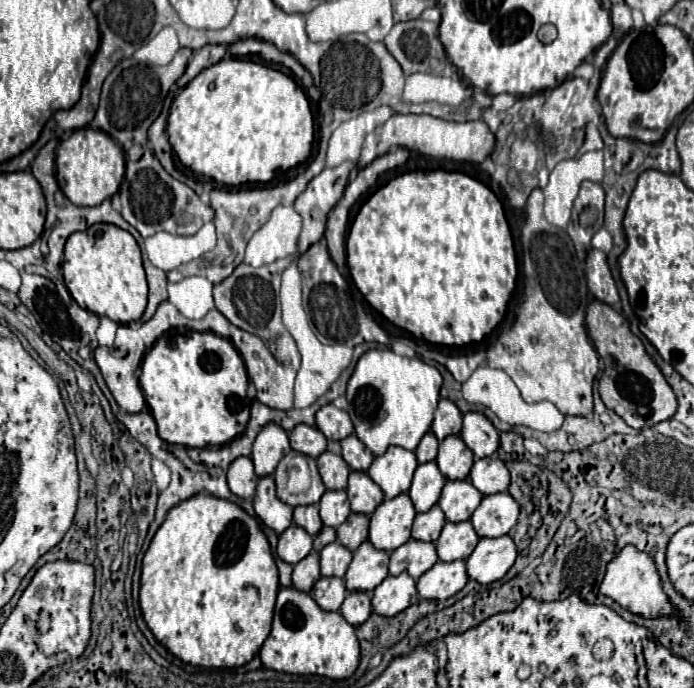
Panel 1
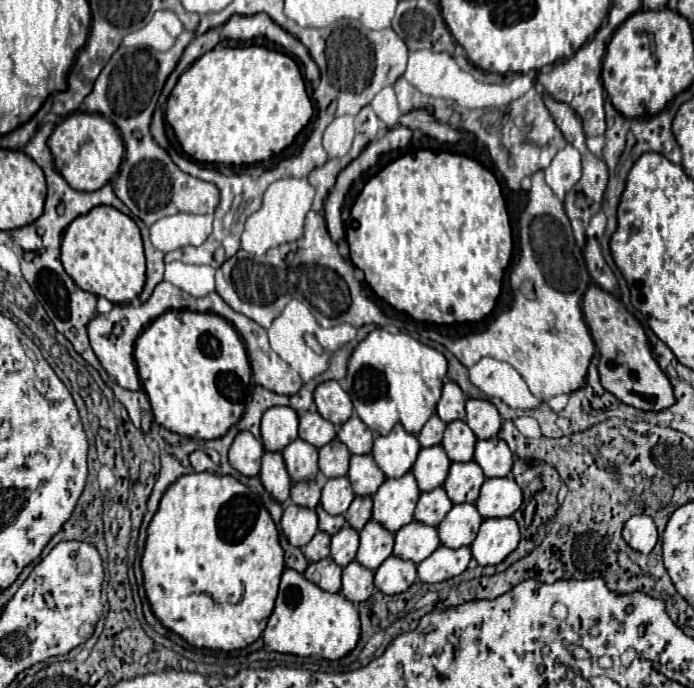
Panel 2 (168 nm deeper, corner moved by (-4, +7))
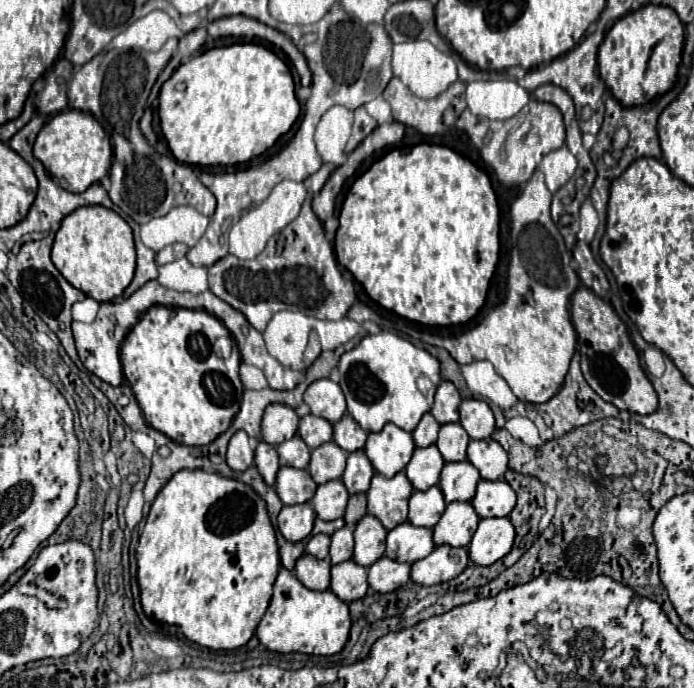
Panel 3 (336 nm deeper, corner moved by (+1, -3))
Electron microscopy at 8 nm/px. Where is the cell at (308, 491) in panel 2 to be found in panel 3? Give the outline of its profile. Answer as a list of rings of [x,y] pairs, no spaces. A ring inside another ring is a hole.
[[[280,466],[274,484],[280,500],[288,506],[308,502],[316,492],[316,482],[310,478],[308,470],[298,470],[292,466]]]

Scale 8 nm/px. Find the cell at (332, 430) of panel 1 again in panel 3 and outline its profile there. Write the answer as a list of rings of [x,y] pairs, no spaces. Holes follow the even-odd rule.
[[[330,378],[314,380],[304,394],[304,402],[310,406],[310,412],[326,418],[328,422],[338,422],[346,414],[346,400],[342,388]]]

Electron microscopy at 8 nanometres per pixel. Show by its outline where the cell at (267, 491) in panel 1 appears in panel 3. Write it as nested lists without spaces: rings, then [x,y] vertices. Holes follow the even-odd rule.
[[[260,440],[258,446],[256,446],[256,456],[254,456],[254,464],[258,468],[258,472],[262,474],[264,482],[274,486],[276,482],[276,472],[280,468],[280,462],[278,462],[278,452],[276,452],[276,446]]]

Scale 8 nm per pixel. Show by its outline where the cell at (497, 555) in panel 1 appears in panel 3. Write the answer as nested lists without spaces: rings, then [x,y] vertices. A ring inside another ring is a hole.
[[[482,518],[470,542],[470,560],[478,566],[490,566],[506,556],[514,542],[510,518]]]

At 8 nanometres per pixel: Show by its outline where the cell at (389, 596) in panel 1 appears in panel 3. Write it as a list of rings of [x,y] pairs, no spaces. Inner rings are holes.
[[[378,558],[372,566],[368,566],[368,584],[376,592],[392,592],[396,588],[406,586],[410,580],[410,564],[396,562],[392,558]]]

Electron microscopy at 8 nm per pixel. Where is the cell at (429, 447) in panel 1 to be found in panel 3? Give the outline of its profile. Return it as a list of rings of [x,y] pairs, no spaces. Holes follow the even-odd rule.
[[[426,412],[422,416],[422,420],[420,420],[420,424],[412,432],[416,446],[424,448],[424,446],[434,444],[436,442],[436,436],[438,436],[438,428],[440,428],[440,424],[436,422],[436,418],[430,412]]]

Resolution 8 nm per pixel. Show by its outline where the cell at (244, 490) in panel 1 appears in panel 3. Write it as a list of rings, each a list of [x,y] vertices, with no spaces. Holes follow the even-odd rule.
[[[238,430],[232,438],[230,438],[230,444],[228,444],[228,454],[226,454],[226,460],[228,460],[228,466],[232,470],[246,470],[248,466],[254,464],[254,450],[250,448],[248,444],[248,434],[244,430]]]

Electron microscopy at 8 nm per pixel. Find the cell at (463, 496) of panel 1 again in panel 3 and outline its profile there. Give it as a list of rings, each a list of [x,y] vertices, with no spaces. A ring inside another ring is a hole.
[[[446,462],[440,474],[440,488],[446,502],[470,502],[480,480],[478,470],[466,462]]]

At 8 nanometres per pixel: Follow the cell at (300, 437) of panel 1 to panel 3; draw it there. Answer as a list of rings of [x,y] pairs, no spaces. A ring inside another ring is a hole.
[[[306,414],[300,420],[298,434],[314,450],[320,444],[332,440],[332,424],[326,418],[320,418],[320,416],[314,416],[314,414]]]

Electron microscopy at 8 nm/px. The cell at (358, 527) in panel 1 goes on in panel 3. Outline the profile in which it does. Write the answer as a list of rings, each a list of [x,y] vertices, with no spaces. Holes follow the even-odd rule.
[[[352,494],[348,500],[348,508],[344,514],[346,524],[354,526],[366,514],[366,494]]]

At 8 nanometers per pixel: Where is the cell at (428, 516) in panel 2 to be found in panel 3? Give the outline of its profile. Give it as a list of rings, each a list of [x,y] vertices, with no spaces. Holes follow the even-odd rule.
[[[430,486],[430,490],[414,490],[410,496],[408,522],[414,526],[434,528],[444,510],[446,502],[442,498],[440,486]]]

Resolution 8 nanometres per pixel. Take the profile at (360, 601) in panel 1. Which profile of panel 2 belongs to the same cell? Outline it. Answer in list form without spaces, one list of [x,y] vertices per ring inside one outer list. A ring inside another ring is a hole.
[[[351,562],[343,568],[343,588],[341,594],[353,602],[361,604],[371,598],[375,586],[373,586],[373,572],[363,568],[359,562]]]

